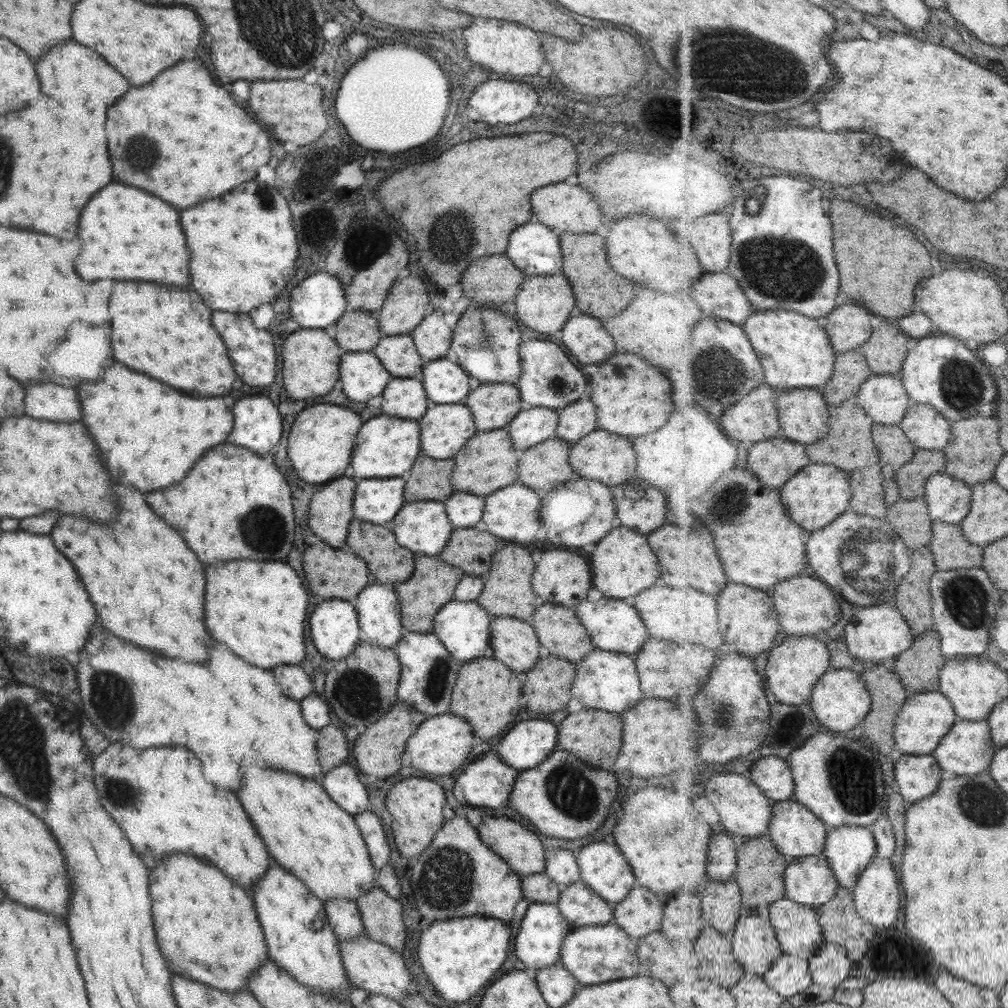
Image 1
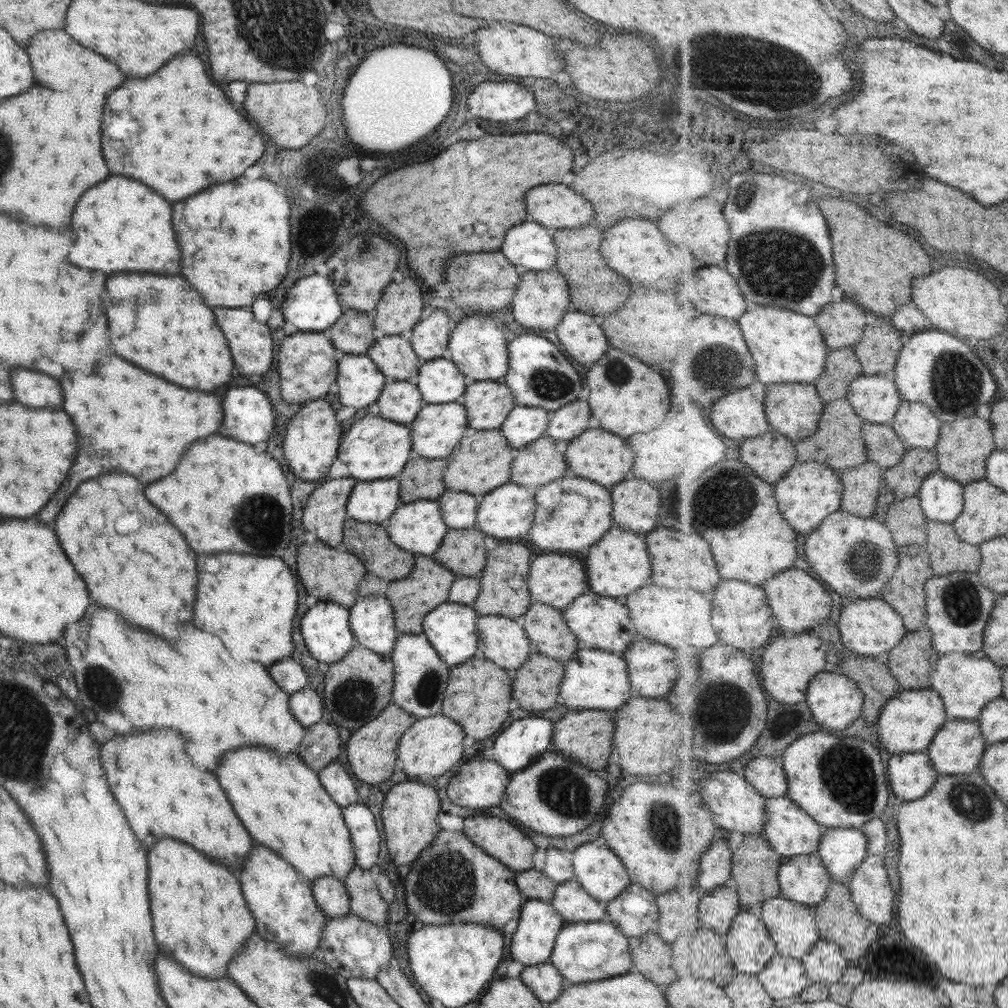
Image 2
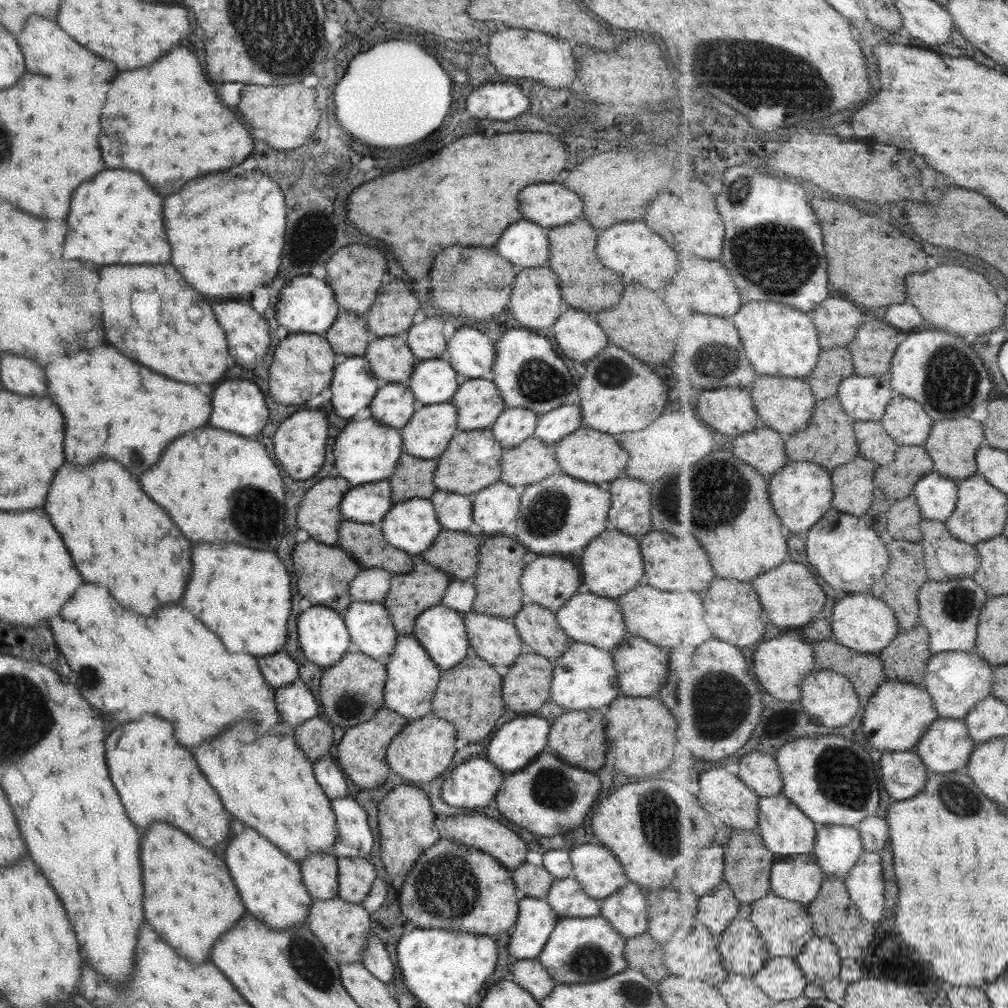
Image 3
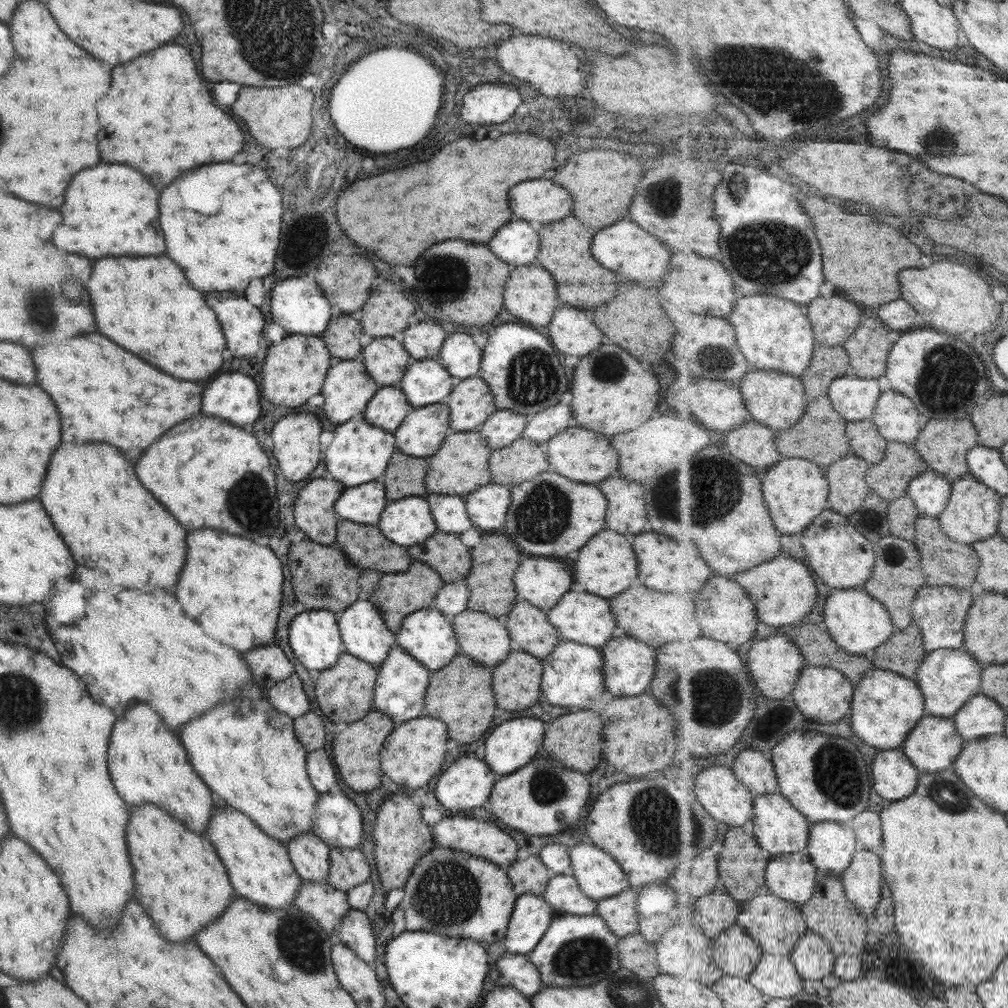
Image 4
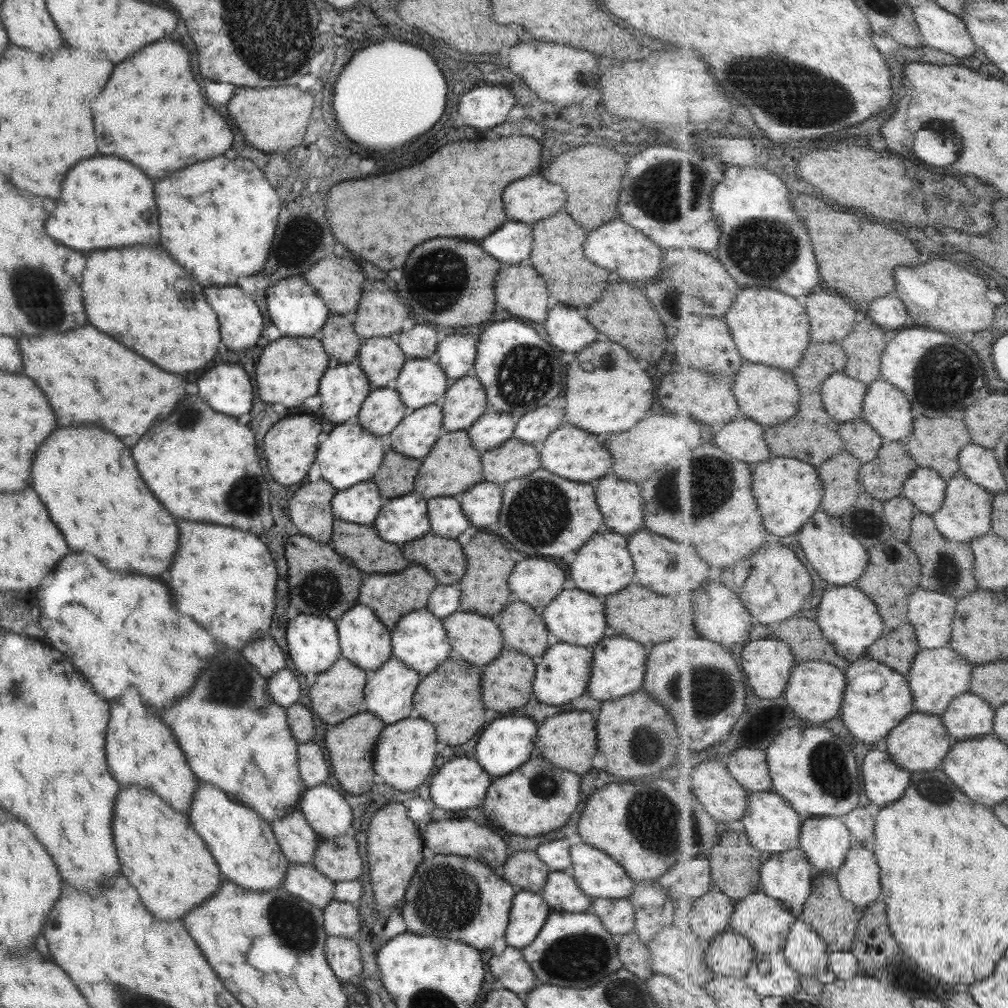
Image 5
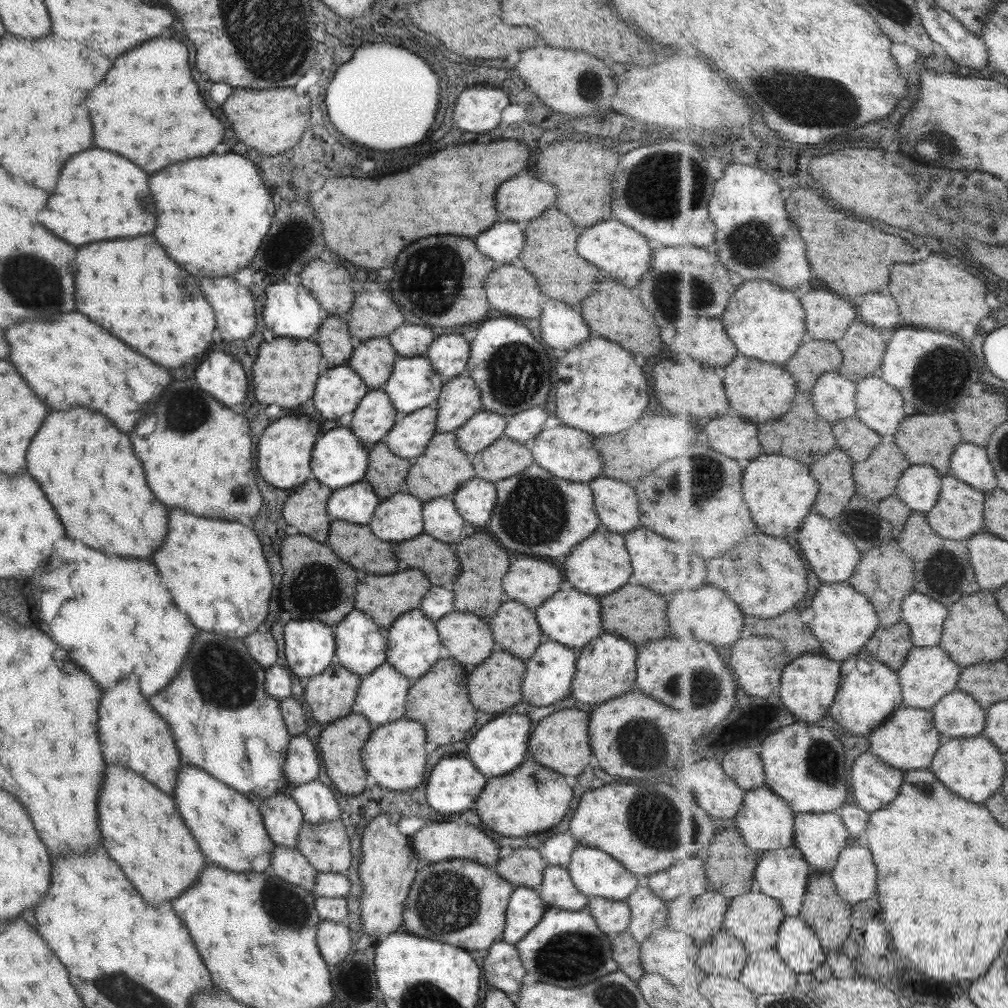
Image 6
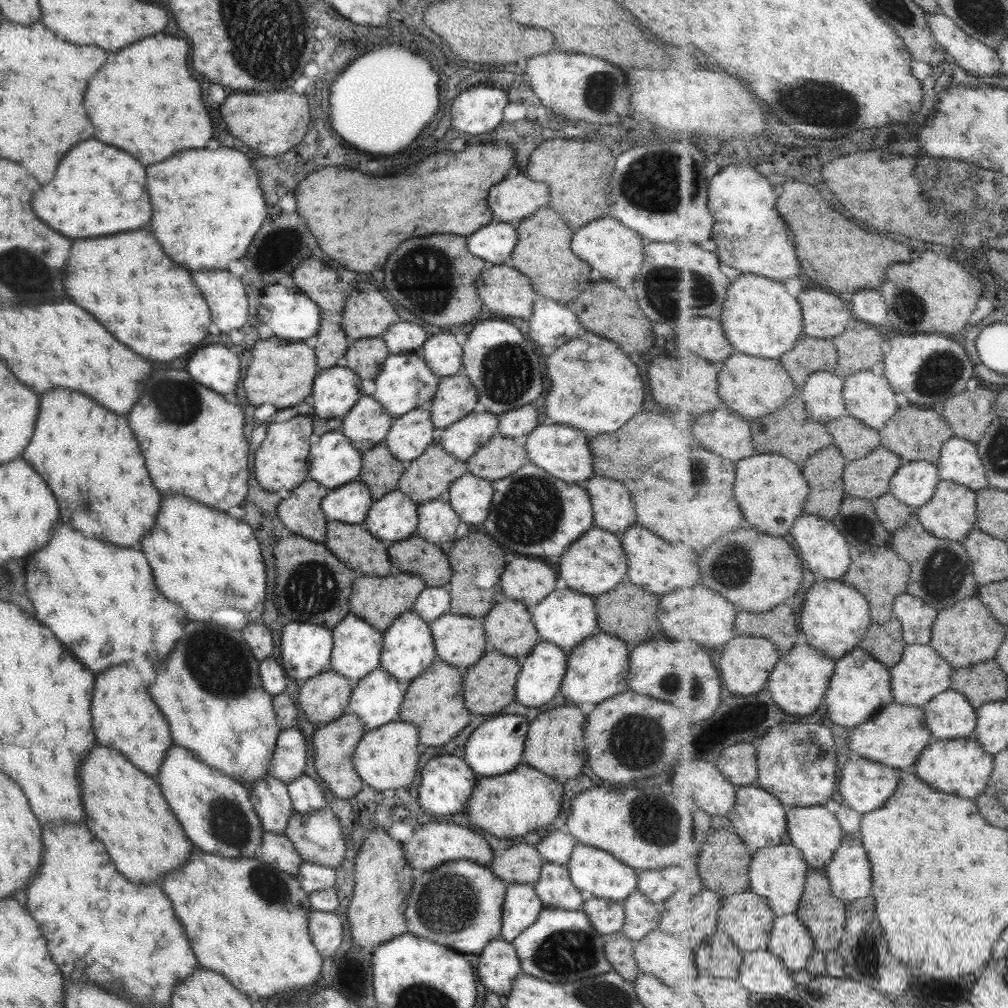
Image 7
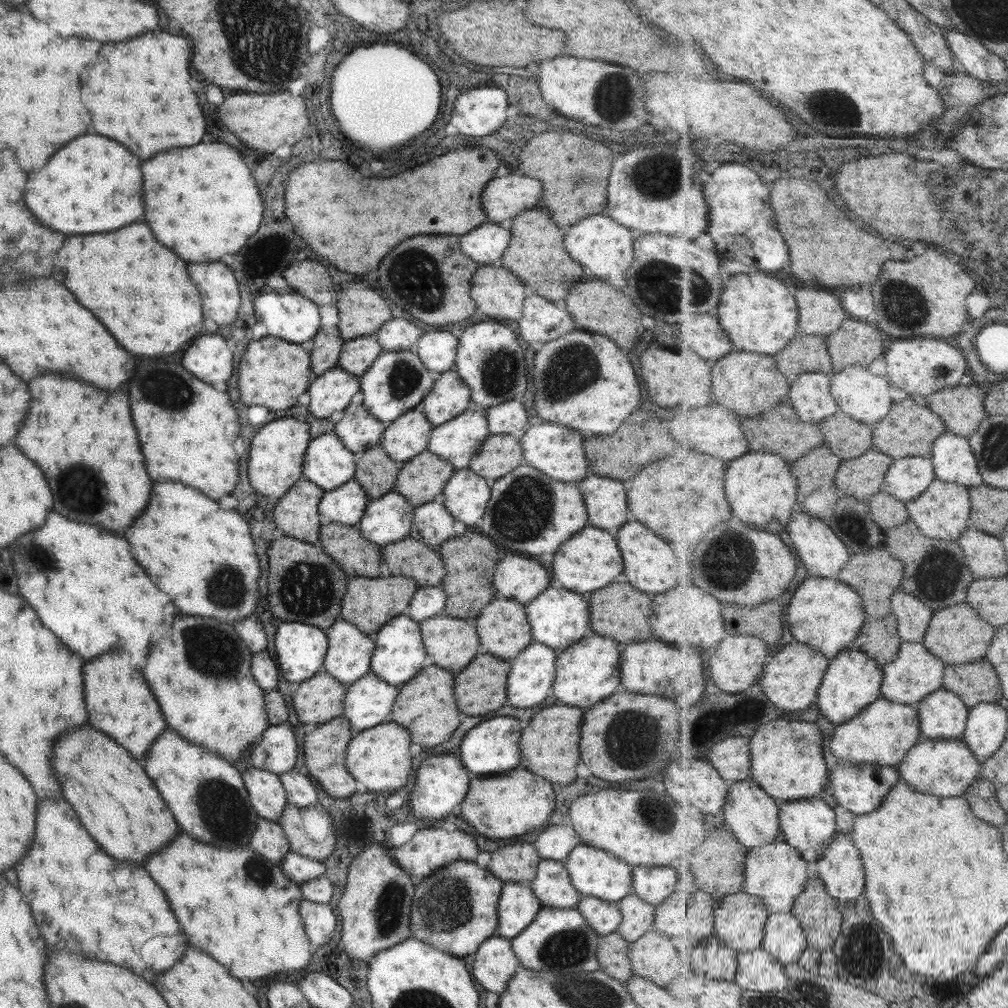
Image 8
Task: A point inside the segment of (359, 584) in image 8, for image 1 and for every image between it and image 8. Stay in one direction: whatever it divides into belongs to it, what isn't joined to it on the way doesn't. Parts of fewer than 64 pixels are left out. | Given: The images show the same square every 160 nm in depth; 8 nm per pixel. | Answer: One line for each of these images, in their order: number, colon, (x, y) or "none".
1: (431, 585)
2: (428, 584)
3: (408, 594)
4: (396, 595)
5: (389, 596)
6: (383, 598)
7: (376, 600)

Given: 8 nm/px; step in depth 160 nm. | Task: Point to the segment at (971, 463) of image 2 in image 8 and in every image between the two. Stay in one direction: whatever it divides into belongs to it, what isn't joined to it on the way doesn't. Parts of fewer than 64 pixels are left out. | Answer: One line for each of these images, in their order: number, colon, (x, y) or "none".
3: (953, 444)
4: (944, 444)
5: (936, 443)
6: (924, 439)
7: (914, 433)
8: (909, 429)

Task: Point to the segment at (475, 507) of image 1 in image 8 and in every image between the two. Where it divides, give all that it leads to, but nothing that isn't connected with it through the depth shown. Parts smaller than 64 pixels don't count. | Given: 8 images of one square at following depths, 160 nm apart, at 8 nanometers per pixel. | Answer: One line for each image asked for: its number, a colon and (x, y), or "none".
2: (457, 509)
3: (454, 511)
4: (449, 514)
5: (445, 517)
6: (440, 520)
7: (437, 522)
8: (431, 523)

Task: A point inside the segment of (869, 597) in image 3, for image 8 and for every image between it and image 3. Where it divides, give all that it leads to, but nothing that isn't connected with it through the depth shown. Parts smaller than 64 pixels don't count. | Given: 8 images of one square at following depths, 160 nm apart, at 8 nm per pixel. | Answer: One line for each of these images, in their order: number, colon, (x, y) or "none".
4: (856, 620)
5: (849, 618)
6: (844, 620)
7: (835, 618)
8: (826, 614)

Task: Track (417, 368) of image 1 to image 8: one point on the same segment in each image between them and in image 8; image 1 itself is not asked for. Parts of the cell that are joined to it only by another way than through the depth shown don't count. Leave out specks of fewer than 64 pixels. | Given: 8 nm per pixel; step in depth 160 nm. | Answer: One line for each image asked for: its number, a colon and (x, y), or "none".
2: (392, 355)
3: (389, 359)
4: (384, 359)
5: (380, 358)
6: (372, 360)
7: (364, 356)
8: (357, 354)

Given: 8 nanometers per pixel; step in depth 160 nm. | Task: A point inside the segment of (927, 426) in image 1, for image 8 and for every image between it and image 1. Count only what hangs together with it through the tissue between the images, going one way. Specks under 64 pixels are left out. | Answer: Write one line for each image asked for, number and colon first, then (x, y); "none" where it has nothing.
2: (915, 423)
3: (906, 420)
4: (898, 419)
5: (886, 408)
6: (880, 406)
7: (869, 397)
8: (866, 397)

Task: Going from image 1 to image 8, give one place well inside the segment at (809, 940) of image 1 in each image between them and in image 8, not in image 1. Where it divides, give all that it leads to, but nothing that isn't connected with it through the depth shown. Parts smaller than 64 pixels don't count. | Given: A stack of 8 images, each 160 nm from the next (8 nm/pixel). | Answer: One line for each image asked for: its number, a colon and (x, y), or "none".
2: (795, 928)
3: (786, 925)
4: (778, 924)
5: (766, 921)
6: (756, 918)
7: (748, 918)
8: (740, 922)

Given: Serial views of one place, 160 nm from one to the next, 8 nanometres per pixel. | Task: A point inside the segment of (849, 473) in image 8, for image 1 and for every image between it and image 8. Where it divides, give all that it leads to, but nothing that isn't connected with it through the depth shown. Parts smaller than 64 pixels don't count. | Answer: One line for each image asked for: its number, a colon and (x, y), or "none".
1: (912, 477)
2: (905, 479)
3: (897, 480)
4: (890, 478)
5: (884, 478)
6: (877, 477)
7: (869, 478)

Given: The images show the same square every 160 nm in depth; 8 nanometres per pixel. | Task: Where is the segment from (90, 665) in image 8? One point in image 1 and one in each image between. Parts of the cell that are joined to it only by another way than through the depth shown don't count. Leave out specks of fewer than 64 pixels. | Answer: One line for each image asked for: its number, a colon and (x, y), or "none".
1: (157, 796)
2: (162, 795)
3: (156, 779)
4: (146, 762)
5: (140, 749)
6: (130, 734)
7: (124, 718)

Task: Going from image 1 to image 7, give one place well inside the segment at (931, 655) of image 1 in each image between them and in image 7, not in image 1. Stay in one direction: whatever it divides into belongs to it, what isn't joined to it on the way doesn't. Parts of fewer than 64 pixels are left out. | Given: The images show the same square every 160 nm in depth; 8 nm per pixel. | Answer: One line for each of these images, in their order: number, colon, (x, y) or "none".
2: (912, 662)
3: (906, 659)
4: (904, 652)
5: (898, 647)
6: (891, 645)
7: (886, 641)

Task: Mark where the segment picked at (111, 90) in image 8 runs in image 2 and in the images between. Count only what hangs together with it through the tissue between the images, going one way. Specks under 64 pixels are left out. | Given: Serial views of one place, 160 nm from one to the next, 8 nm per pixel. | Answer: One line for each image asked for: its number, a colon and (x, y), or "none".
2: (154, 134)
3: (163, 121)
4: (157, 117)
5: (150, 113)
6: (147, 109)
7: (144, 101)

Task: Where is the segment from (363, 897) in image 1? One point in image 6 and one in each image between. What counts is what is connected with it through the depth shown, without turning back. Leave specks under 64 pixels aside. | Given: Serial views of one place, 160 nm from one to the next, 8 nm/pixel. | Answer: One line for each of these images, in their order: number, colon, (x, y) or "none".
2: (364, 901)
3: (354, 875)
4: (347, 867)
5: (336, 858)
6: (325, 846)

